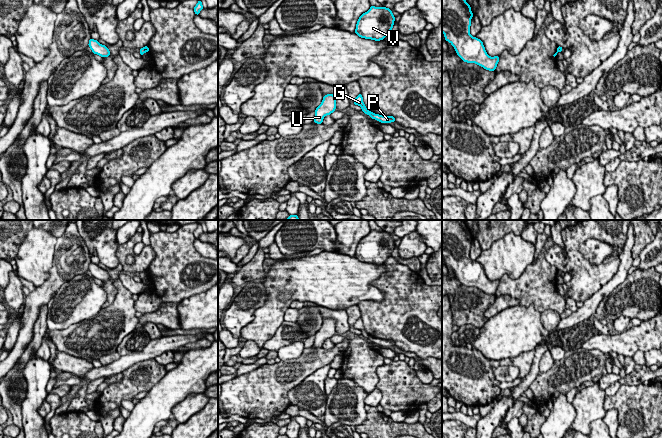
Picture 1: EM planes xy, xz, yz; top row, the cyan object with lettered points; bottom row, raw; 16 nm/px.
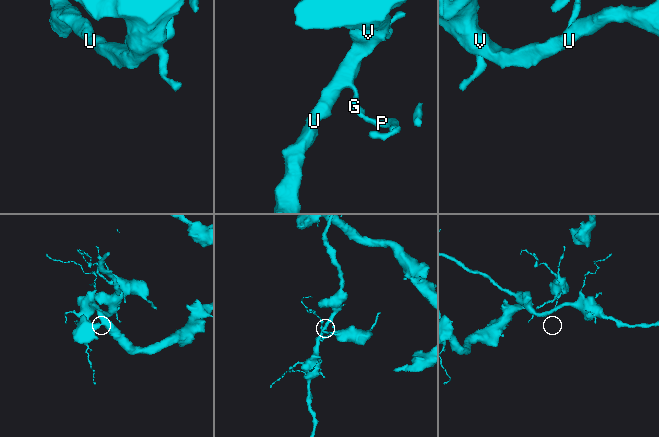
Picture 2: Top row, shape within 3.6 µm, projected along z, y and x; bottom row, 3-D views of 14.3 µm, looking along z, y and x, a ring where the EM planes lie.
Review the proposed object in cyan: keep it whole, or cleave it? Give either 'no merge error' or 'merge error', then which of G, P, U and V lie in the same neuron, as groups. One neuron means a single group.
merge error; G U V / P

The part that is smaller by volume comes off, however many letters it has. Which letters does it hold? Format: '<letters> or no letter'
P

